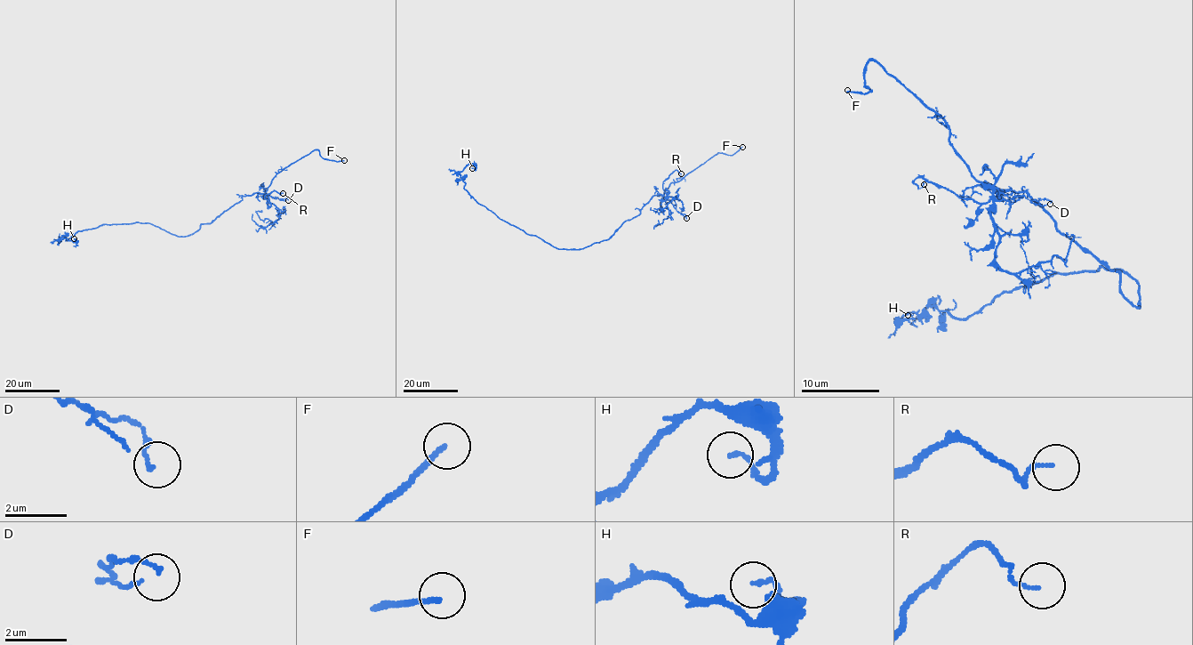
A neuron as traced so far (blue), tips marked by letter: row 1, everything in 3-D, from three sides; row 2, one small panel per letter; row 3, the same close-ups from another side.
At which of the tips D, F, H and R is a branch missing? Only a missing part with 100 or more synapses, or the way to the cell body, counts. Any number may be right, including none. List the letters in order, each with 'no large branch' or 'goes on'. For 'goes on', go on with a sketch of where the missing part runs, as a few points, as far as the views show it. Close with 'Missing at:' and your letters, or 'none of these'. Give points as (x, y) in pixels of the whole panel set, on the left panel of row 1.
D: no large branch
F: goes on | (344, 160), (351, 155), (352, 161), (356, 161), (365, 149), (369, 134)
H: no large branch
R: no large branch
Missing at: F

